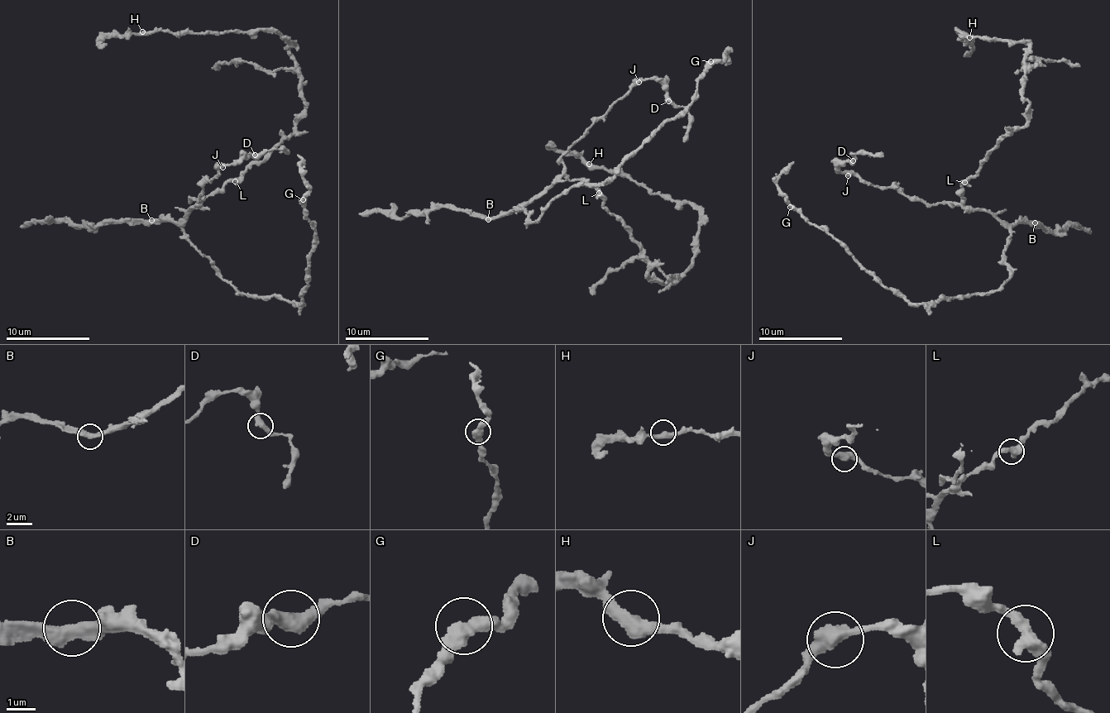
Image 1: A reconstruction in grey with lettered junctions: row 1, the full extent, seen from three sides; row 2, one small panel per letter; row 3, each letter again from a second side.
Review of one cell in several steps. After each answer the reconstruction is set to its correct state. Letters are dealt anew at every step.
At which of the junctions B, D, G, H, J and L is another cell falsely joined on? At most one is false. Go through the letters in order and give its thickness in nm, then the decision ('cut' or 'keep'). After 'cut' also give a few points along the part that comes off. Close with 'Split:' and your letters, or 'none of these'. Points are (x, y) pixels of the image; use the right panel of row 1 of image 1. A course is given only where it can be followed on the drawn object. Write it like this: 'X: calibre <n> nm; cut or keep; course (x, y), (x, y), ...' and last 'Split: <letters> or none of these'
B: calibre 440 nm; keep
D: calibre 440 nm; keep
G: calibre 440 nm; keep
H: calibre 440 nm; keep
J: calibre 480 nm; keep
L: calibre 480 nm; cut; course (965, 183), (1001, 141), (1026, 122), (1024, 63), (1029, 46), (958, 31), (973, 37), (965, 56)
Split: L

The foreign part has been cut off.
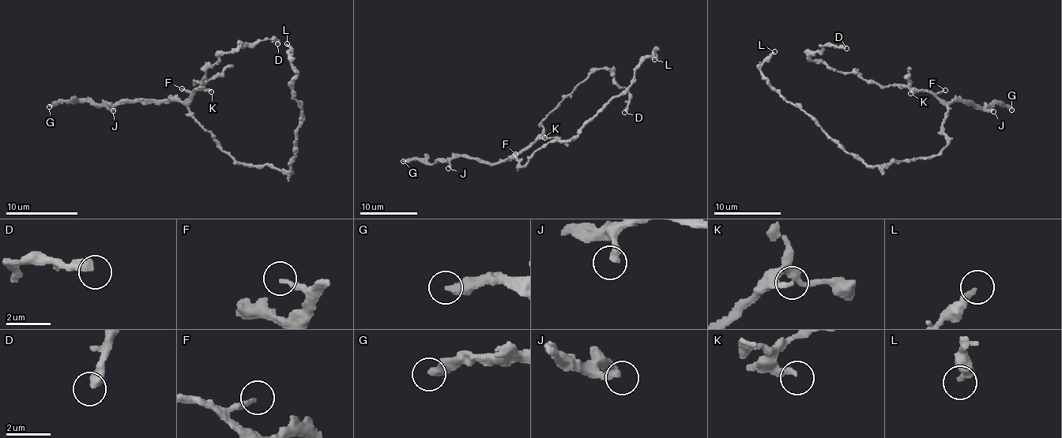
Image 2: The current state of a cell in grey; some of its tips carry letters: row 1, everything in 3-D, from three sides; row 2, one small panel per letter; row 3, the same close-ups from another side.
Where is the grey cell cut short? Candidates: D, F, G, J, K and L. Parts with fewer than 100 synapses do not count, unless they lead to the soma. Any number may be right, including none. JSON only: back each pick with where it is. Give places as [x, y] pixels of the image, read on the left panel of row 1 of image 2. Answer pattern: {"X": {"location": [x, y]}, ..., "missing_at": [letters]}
{"G": {"location": [49, 106]}, "missing_at": ["G"]}

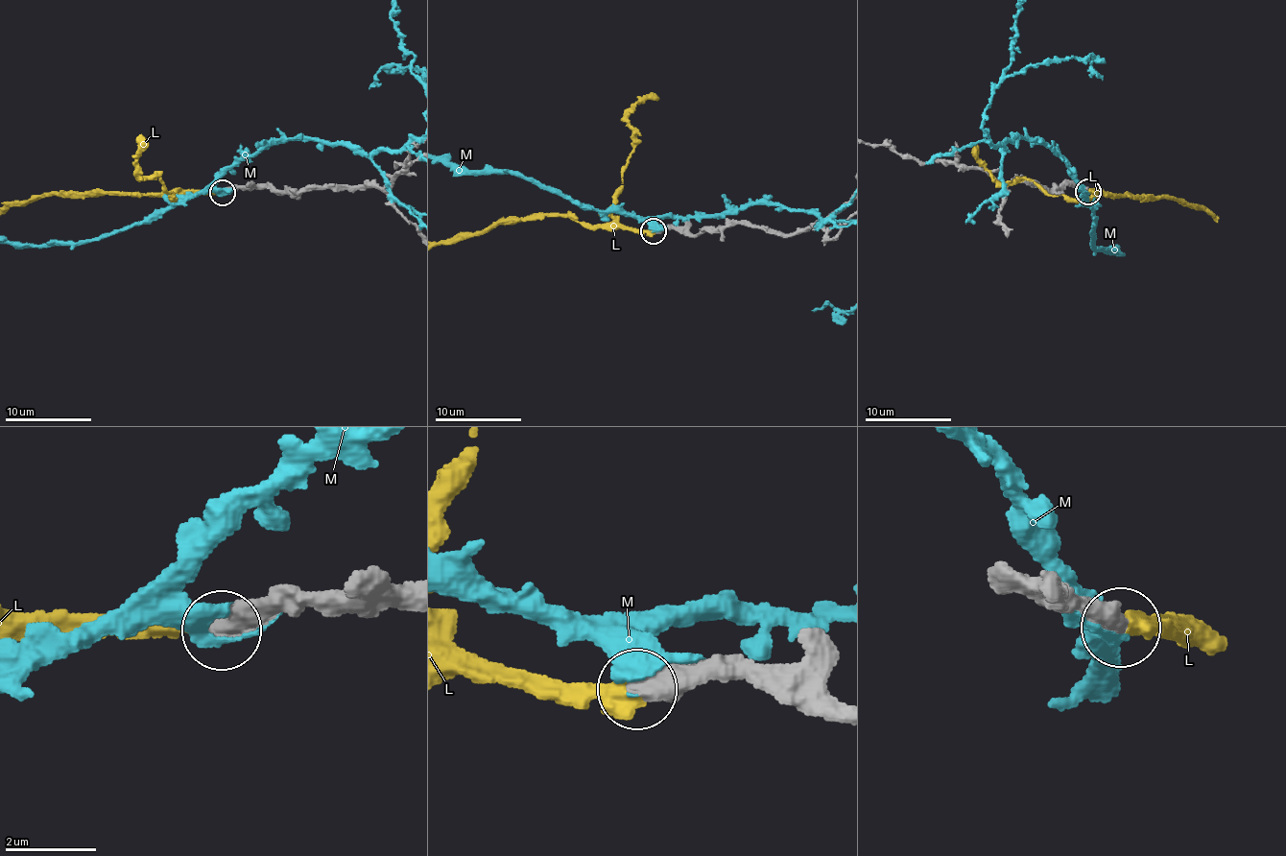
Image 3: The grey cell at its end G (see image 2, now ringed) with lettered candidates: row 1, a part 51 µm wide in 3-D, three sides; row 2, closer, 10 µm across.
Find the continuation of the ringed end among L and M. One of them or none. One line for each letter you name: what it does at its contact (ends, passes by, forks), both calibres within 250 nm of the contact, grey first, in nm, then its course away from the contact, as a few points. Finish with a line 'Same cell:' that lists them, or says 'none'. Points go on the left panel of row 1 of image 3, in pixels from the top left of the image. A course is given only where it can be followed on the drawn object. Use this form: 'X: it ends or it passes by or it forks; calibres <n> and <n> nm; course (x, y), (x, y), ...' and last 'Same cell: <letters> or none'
L: it ends; calibres 480 and 500 nm
Same cell: L

